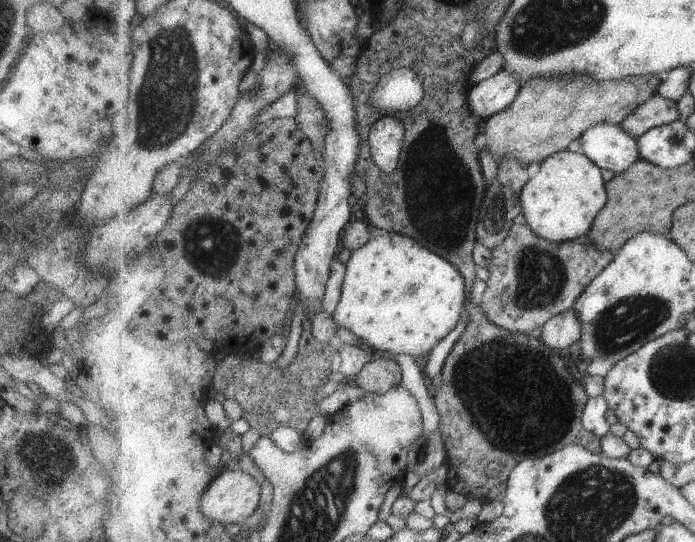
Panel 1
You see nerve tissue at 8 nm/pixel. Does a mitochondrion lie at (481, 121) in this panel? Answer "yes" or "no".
no

